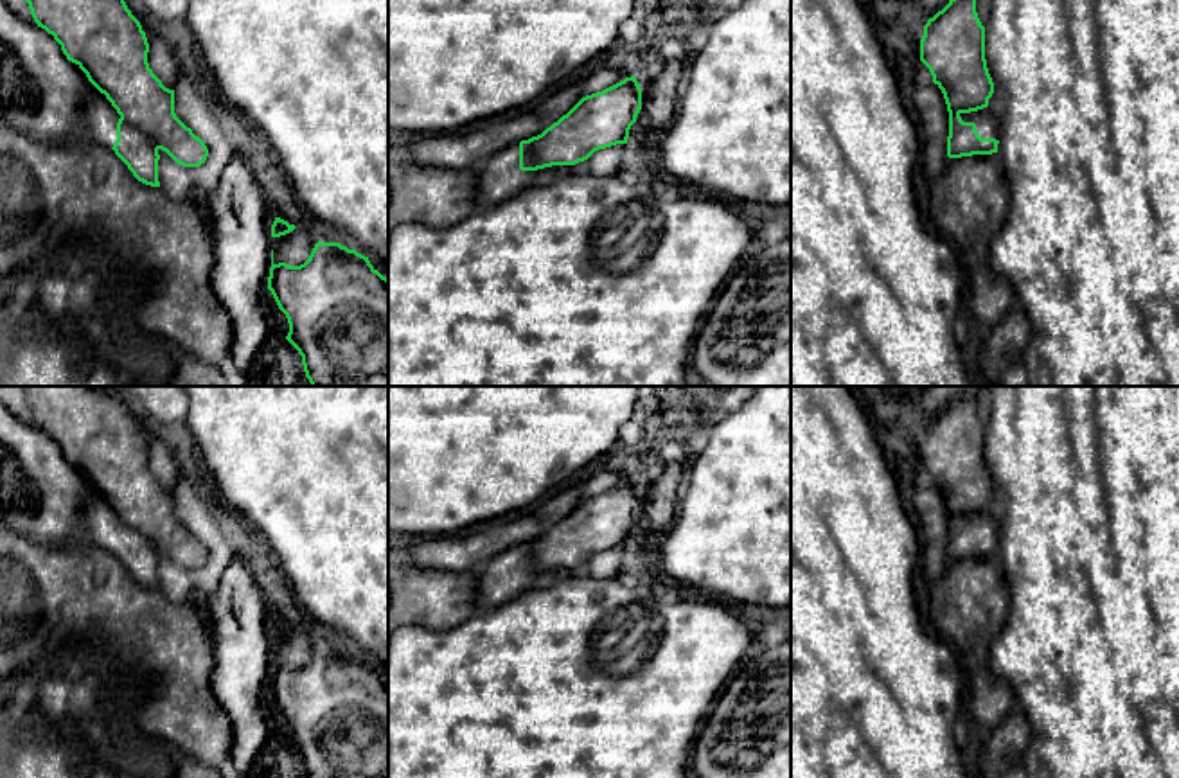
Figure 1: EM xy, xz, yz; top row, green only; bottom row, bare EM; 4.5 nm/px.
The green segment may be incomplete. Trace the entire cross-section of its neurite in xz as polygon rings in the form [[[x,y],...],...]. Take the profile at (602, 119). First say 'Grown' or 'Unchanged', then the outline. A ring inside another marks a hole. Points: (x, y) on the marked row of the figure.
Grown. [[[634,75],[582,97],[541,135],[516,142],[482,164],[478,208],[507,201],[530,187],[537,169],[575,165],[595,151],[627,144],[642,110],[642,88]]]

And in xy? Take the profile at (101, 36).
Grown. [[[25,0],[38,27],[61,45],[68,61],[88,77],[81,106],[86,133],[111,147],[133,176],[151,187],[158,181],[158,151],[183,167],[199,167],[208,156],[205,142],[174,113],[174,90],[153,74],[147,63],[149,43],[140,22],[124,0]]]

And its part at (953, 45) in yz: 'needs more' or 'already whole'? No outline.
needs more

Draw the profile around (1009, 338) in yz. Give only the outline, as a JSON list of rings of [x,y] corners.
[[[1014,302],[1010,309],[992,327],[988,341],[983,345],[980,368],[990,383],[996,383],[1003,372],[1023,363],[1023,354],[1030,340],[1030,320],[1024,307]]]

